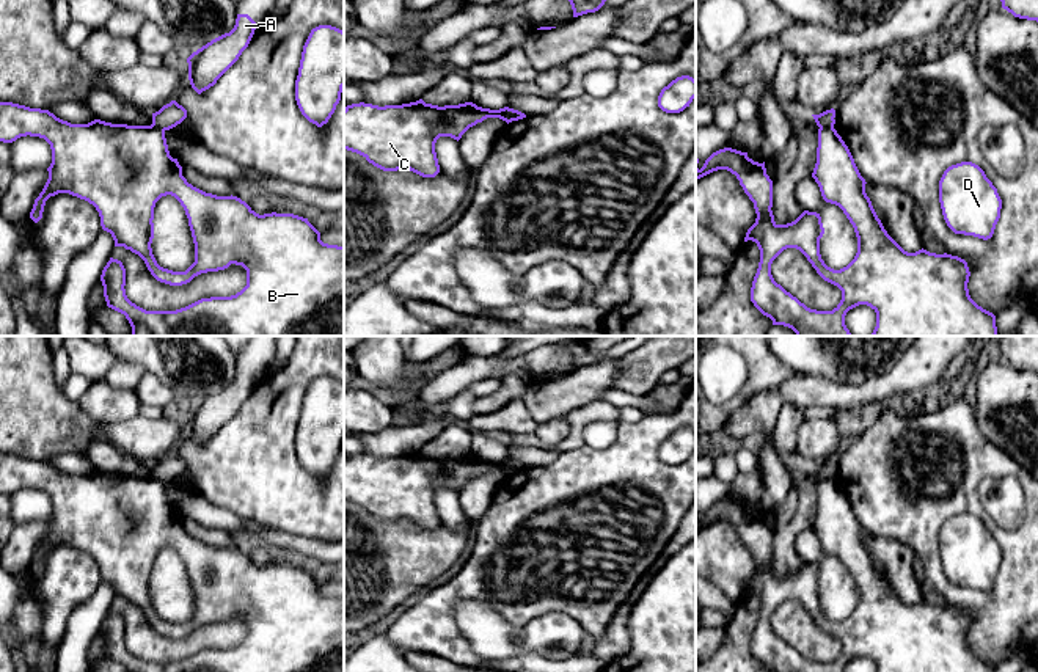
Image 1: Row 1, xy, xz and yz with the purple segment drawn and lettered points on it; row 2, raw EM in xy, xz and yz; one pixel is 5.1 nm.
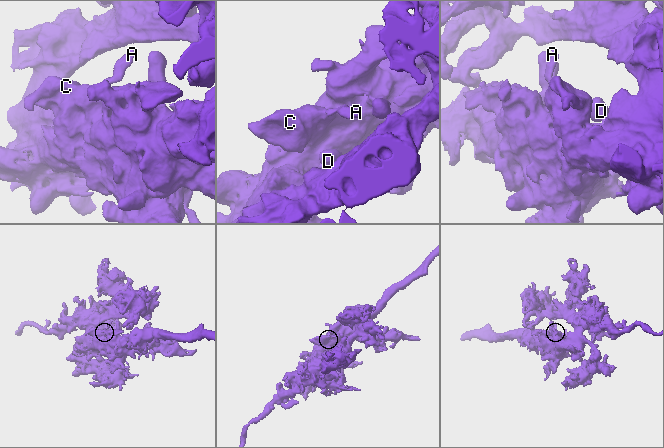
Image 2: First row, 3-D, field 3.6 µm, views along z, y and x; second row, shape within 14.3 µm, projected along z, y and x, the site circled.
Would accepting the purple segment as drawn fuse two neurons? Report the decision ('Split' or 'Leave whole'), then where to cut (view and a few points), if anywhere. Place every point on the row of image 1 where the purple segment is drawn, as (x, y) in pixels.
Split. Split along yz (820, 126), (833, 127)

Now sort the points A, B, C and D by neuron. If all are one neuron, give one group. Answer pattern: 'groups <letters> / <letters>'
groups A / B C D

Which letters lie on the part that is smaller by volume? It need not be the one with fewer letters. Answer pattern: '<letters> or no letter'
A

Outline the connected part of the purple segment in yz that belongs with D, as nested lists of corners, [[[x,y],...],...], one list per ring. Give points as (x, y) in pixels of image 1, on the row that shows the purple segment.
[[[961,162],[948,166],[939,181],[939,203],[944,220],[955,234],[983,240],[992,237],[1002,199],[978,165]]]

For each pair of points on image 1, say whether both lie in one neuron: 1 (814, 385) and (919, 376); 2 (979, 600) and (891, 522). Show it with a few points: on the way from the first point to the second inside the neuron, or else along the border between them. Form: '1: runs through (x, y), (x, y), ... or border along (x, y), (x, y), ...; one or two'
1: runs through (840, 393), (870, 393), (892, 383); one
2: runs through (953, 594), (939, 580), (928, 553), (916, 540); one

